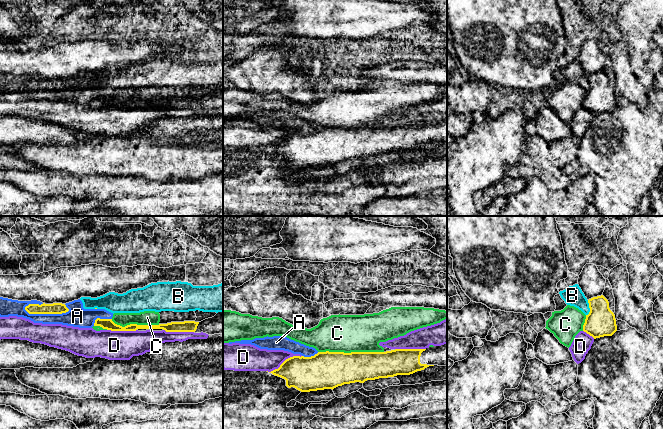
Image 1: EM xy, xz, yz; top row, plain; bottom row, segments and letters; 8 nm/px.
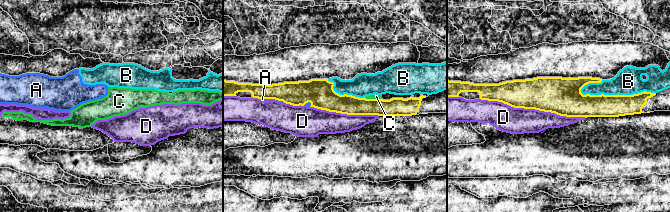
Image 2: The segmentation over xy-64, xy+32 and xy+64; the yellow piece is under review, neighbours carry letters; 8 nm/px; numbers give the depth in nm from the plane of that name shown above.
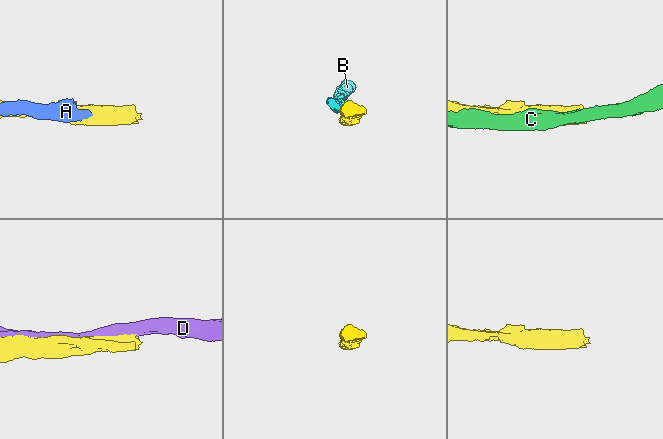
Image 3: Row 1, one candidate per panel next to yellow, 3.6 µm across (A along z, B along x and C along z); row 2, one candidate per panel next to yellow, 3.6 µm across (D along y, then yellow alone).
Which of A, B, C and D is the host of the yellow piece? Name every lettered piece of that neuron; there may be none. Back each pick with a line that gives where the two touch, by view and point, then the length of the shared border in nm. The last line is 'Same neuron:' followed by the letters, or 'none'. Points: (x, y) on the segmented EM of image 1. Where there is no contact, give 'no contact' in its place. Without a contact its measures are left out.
Same neuron: none

